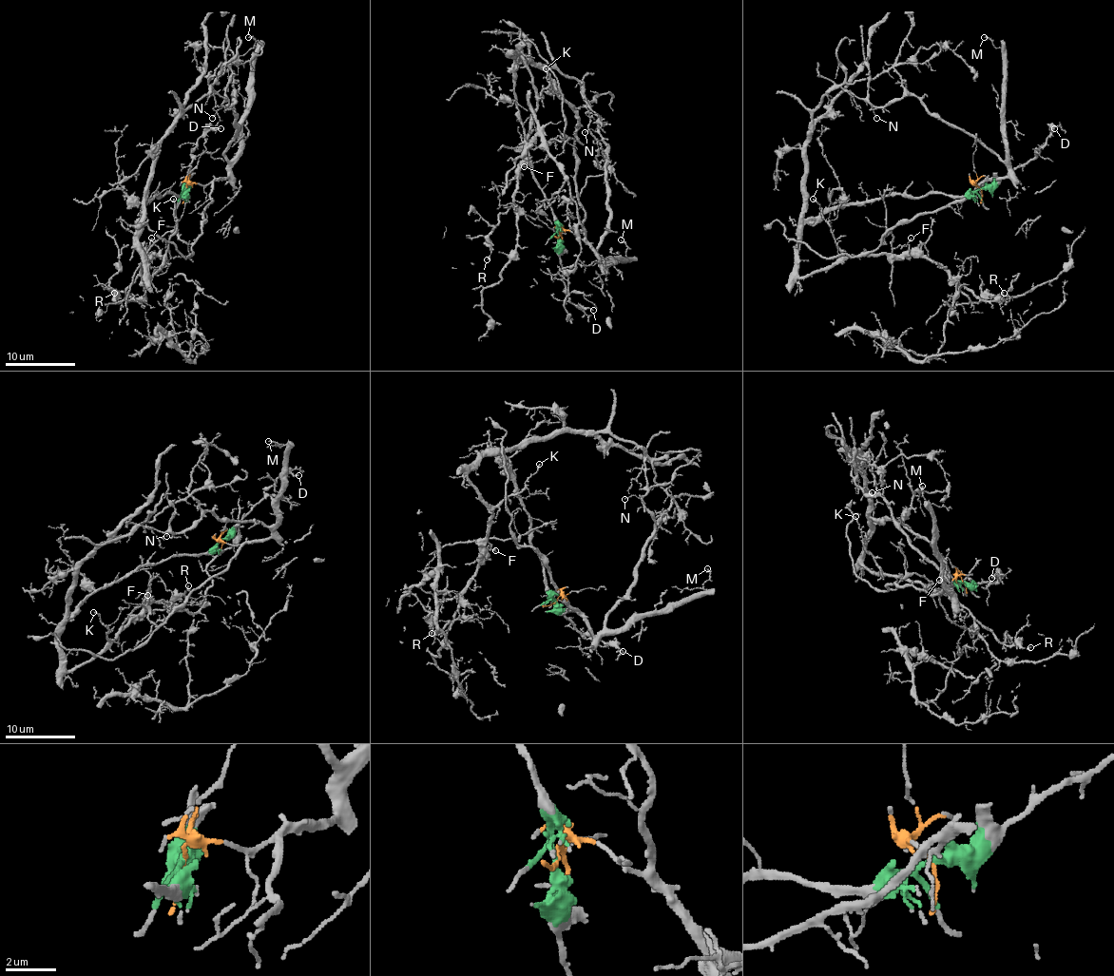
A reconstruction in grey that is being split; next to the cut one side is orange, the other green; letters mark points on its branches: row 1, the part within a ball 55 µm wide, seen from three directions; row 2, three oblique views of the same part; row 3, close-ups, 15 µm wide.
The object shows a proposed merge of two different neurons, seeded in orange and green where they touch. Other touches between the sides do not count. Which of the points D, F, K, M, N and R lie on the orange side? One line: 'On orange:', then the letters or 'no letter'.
On orange: F, M, N

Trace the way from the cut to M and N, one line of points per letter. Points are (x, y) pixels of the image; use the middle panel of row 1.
M: (558, 236), (562, 229), (572, 231), (602, 264), (624, 260), (628, 248), (622, 239)
N: (558, 236), (562, 229), (572, 231), (601, 264), (597, 250), (609, 219), (607, 143), (591, 129), (585, 133)

